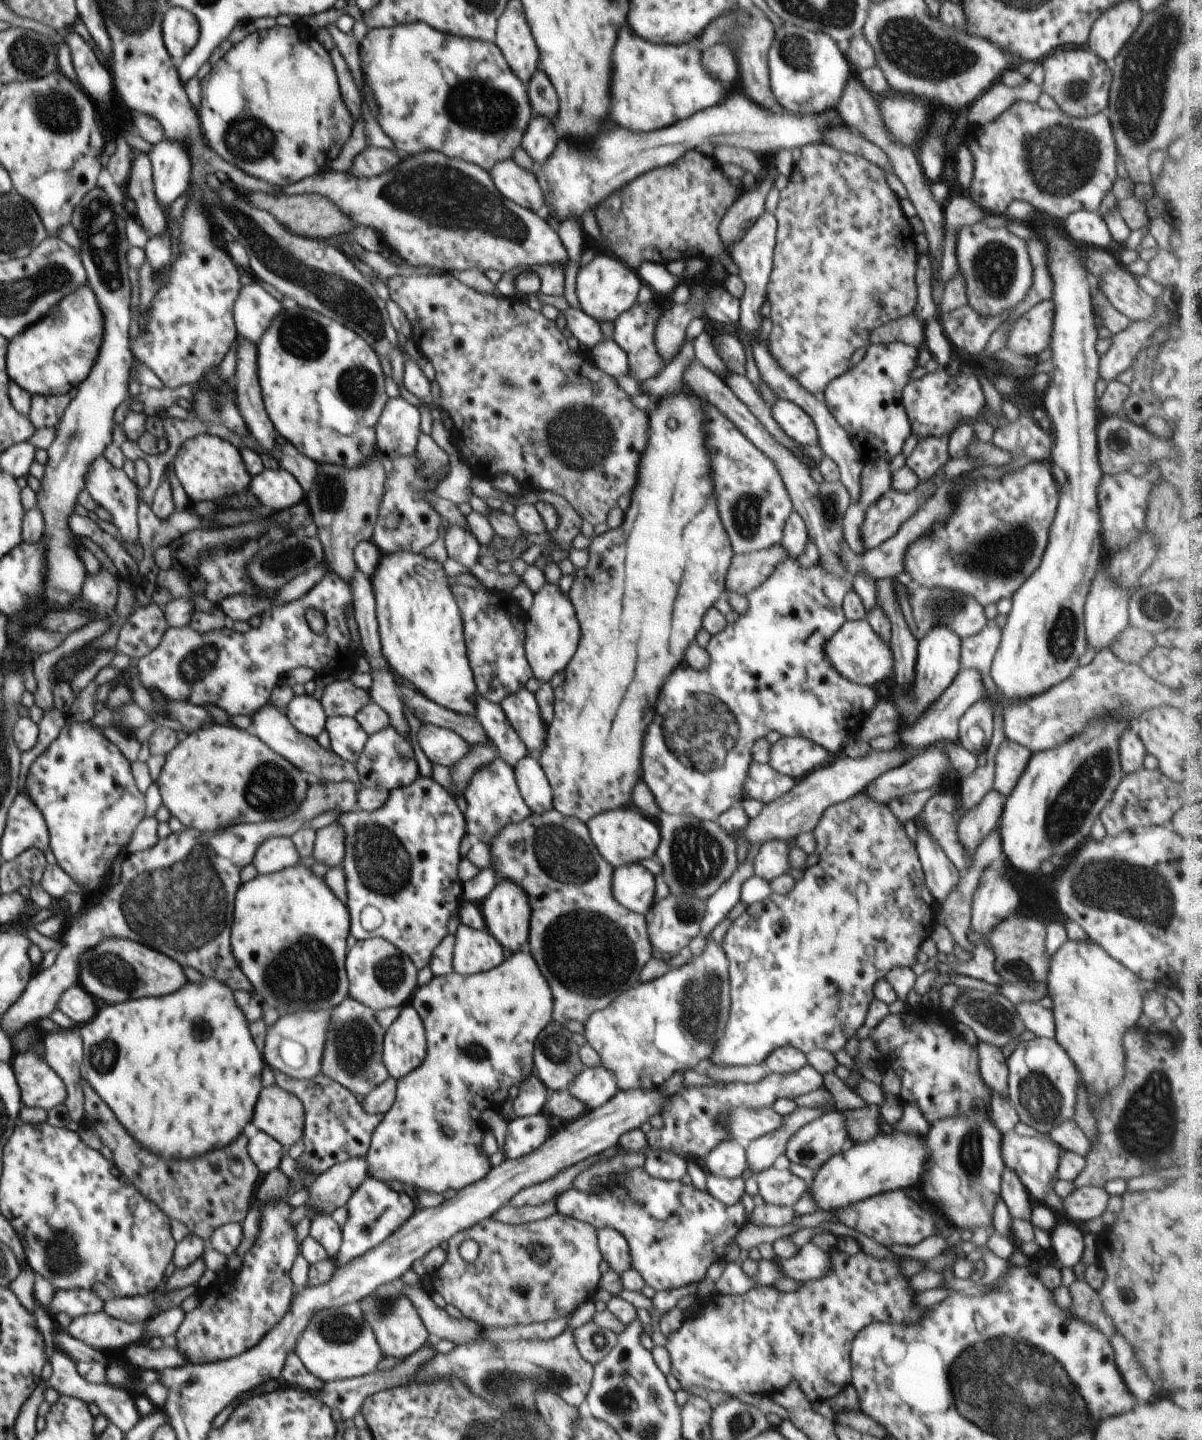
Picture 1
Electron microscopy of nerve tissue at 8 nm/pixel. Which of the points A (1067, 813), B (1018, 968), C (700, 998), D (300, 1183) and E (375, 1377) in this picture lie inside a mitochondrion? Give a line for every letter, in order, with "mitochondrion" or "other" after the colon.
A: mitochondrion
B: mitochondrion
C: mitochondrion
D: other
E: other

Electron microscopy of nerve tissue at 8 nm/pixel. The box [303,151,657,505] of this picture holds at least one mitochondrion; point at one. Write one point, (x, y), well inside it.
(440, 195)

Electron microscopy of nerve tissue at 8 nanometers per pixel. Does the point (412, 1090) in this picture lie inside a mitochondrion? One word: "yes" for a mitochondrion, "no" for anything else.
no

